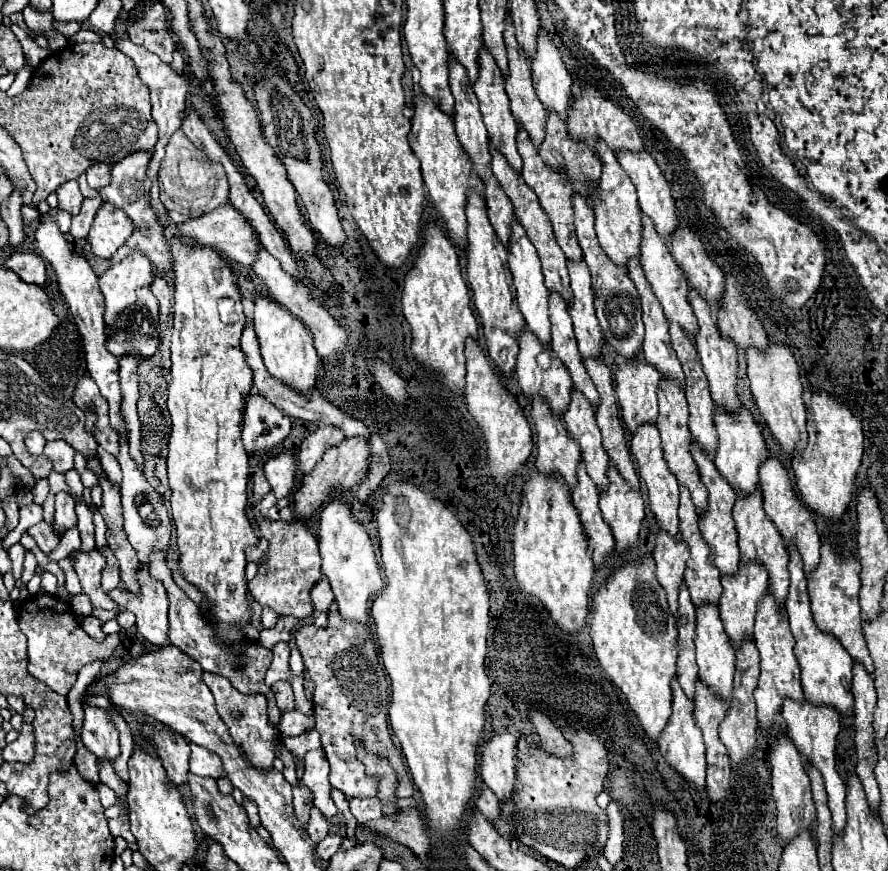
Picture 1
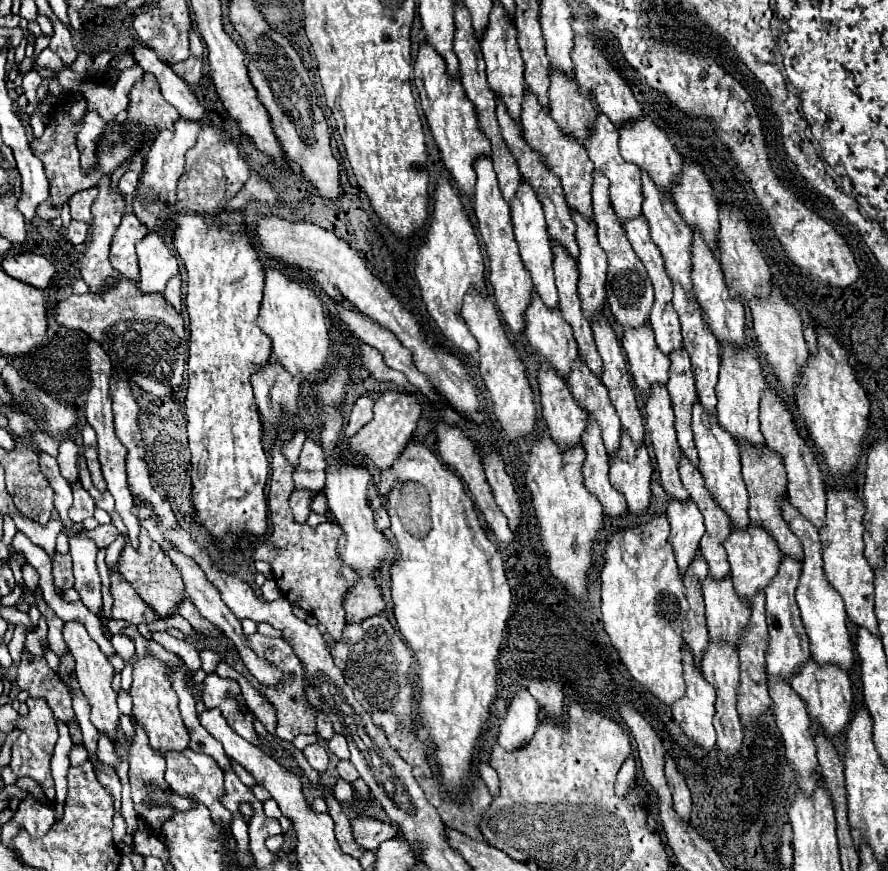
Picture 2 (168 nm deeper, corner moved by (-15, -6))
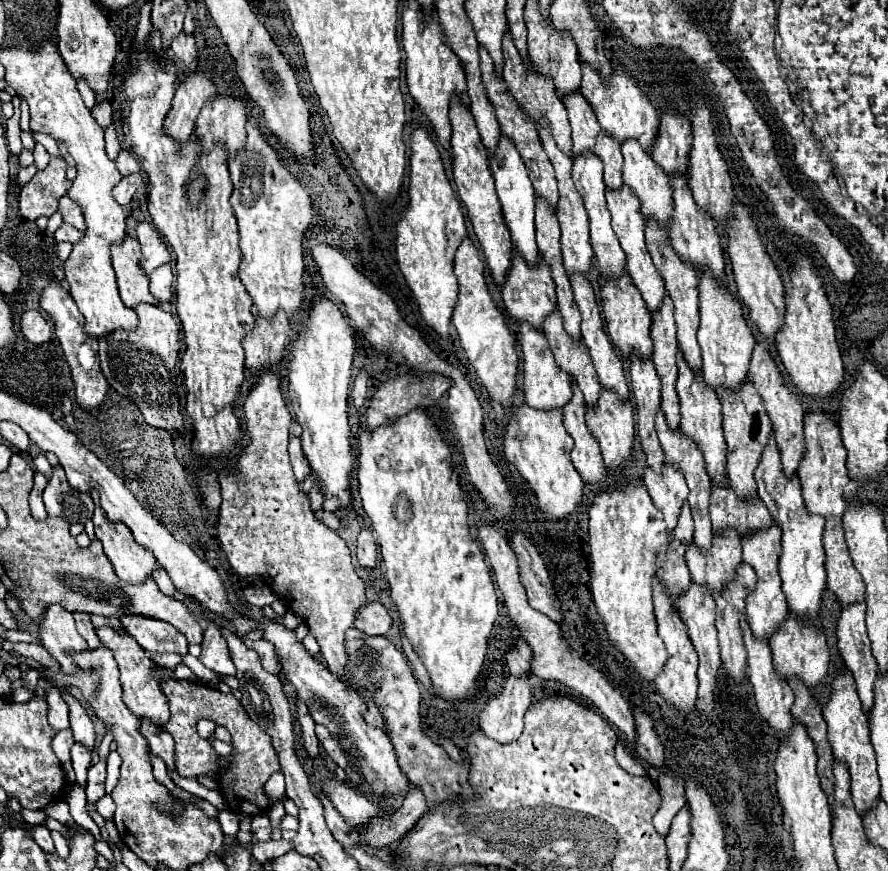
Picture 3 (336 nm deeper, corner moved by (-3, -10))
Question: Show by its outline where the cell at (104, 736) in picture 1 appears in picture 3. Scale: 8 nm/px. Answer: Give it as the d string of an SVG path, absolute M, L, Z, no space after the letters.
M62 605L48 607L40 621L40 639L42 645L62 665L64 673L76 673L76 665L66 655L66 651L84 651L84 639L80 639L70 611L66 611Z

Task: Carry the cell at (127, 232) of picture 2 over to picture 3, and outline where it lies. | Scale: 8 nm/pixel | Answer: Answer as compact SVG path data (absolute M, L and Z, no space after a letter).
M126 237L120 247L112 247L112 265L120 287L120 297L128 309L134 309L138 303L160 305L148 289L148 275L140 269L140 259L140 243L132 237Z

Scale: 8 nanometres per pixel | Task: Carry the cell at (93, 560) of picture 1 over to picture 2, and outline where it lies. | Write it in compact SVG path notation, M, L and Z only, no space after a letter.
M110 571L110 593L114 597L114 605L112 605L112 617L114 619L126 619L128 623L150 623L156 617L156 613L150 607L144 607L146 603L136 595L136 591L132 591L132 587L128 587L128 583L124 583L124 579L120 579L118 571Z

